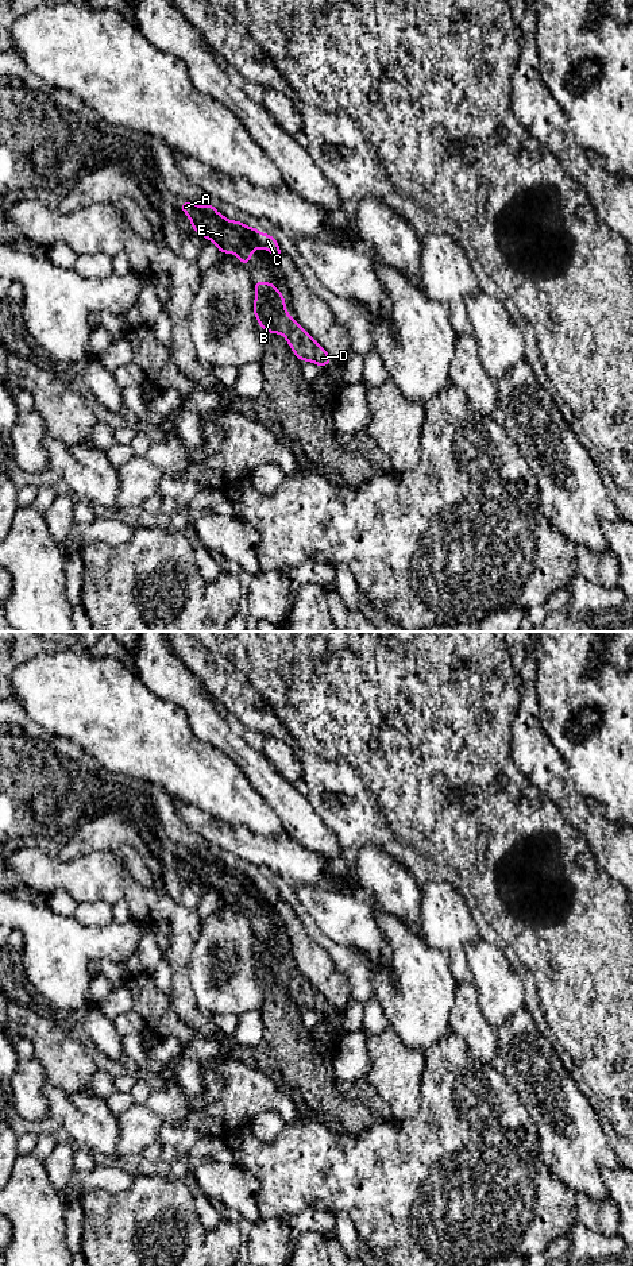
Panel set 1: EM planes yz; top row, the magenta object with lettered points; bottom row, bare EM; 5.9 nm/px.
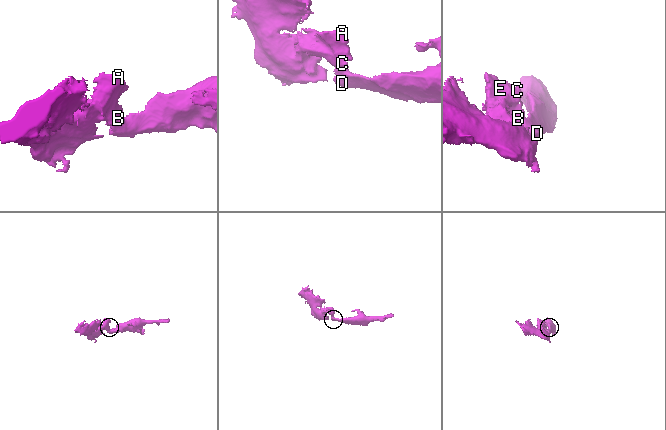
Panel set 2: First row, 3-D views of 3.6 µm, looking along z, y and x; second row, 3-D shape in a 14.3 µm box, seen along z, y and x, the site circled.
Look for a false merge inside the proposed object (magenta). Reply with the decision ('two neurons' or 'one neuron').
one neuron

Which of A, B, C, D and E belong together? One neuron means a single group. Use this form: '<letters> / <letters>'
A B C D E

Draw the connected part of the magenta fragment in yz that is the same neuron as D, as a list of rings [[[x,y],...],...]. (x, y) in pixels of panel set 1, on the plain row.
[[[255,930],[254,962],[269,981],[282,981],[300,1008],[314,1010],[319,1015],[332,1011],[328,1000],[287,962],[285,943],[271,930]]]

